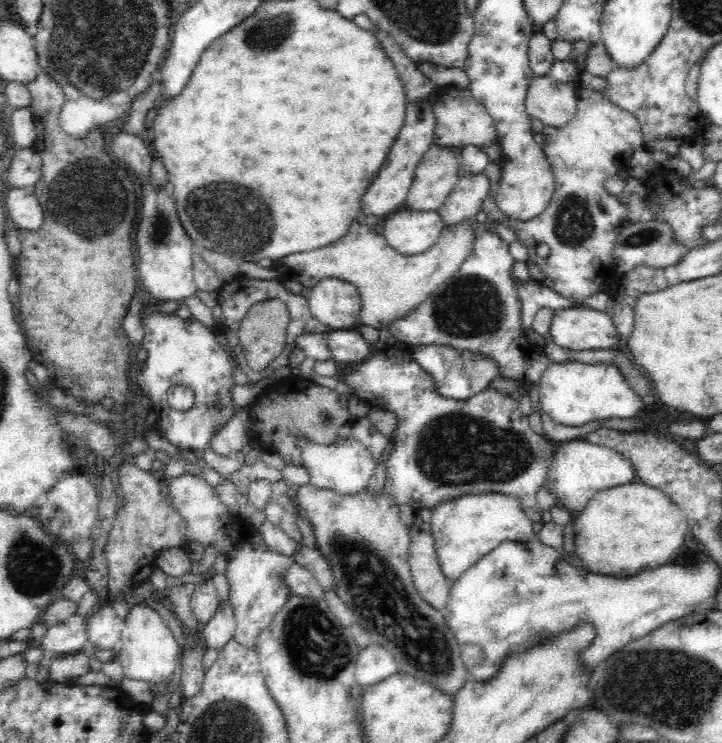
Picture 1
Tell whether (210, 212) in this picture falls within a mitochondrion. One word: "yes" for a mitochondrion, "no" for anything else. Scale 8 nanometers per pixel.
yes

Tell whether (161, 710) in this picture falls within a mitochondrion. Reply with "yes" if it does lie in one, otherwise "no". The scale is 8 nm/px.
no

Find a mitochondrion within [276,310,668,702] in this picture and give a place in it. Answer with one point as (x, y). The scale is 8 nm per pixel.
(382, 601)

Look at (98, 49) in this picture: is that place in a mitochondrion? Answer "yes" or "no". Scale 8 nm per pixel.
yes

